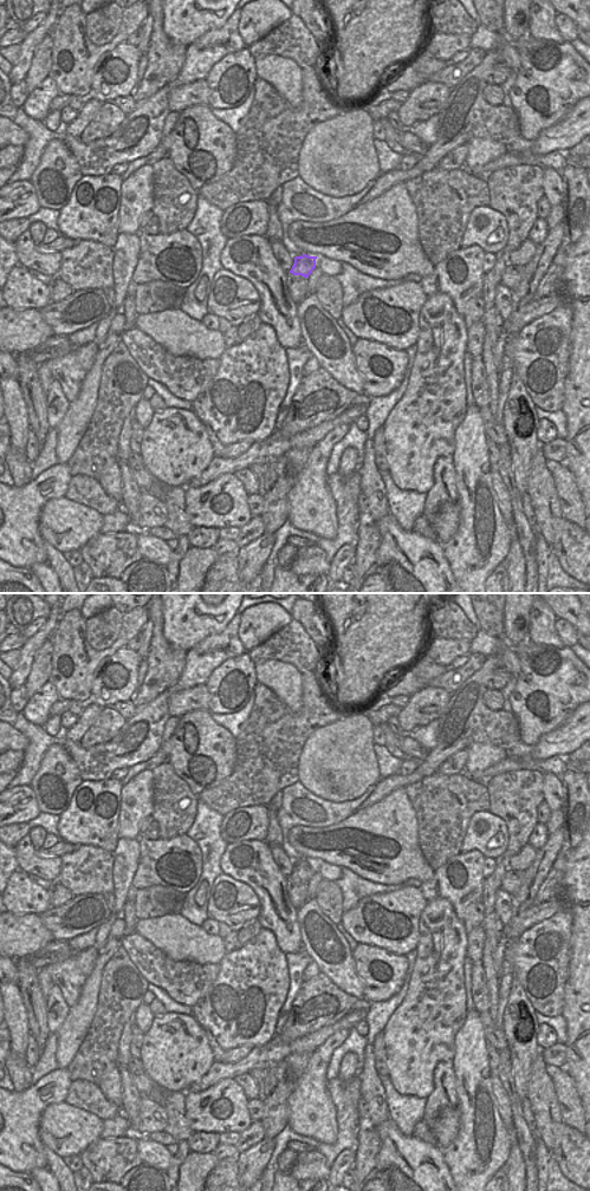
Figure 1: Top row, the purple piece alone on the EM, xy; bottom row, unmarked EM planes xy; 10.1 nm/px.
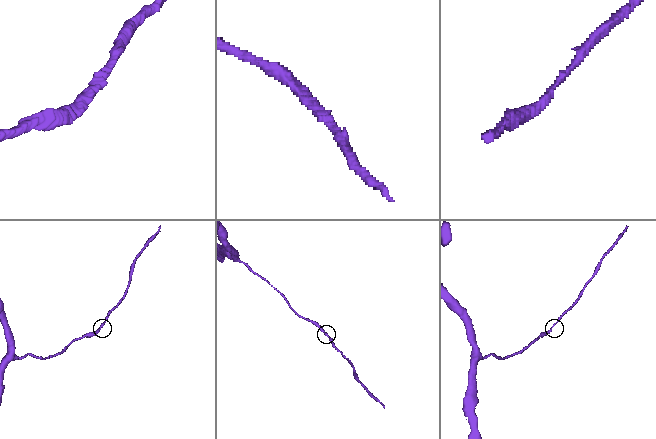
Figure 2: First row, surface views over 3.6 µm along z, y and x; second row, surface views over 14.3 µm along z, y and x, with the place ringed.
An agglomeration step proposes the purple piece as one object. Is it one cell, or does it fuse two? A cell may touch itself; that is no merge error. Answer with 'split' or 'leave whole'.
leave whole

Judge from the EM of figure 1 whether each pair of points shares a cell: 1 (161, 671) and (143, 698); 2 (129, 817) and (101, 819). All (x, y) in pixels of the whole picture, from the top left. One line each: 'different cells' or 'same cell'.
1: same cell
2: different cells

